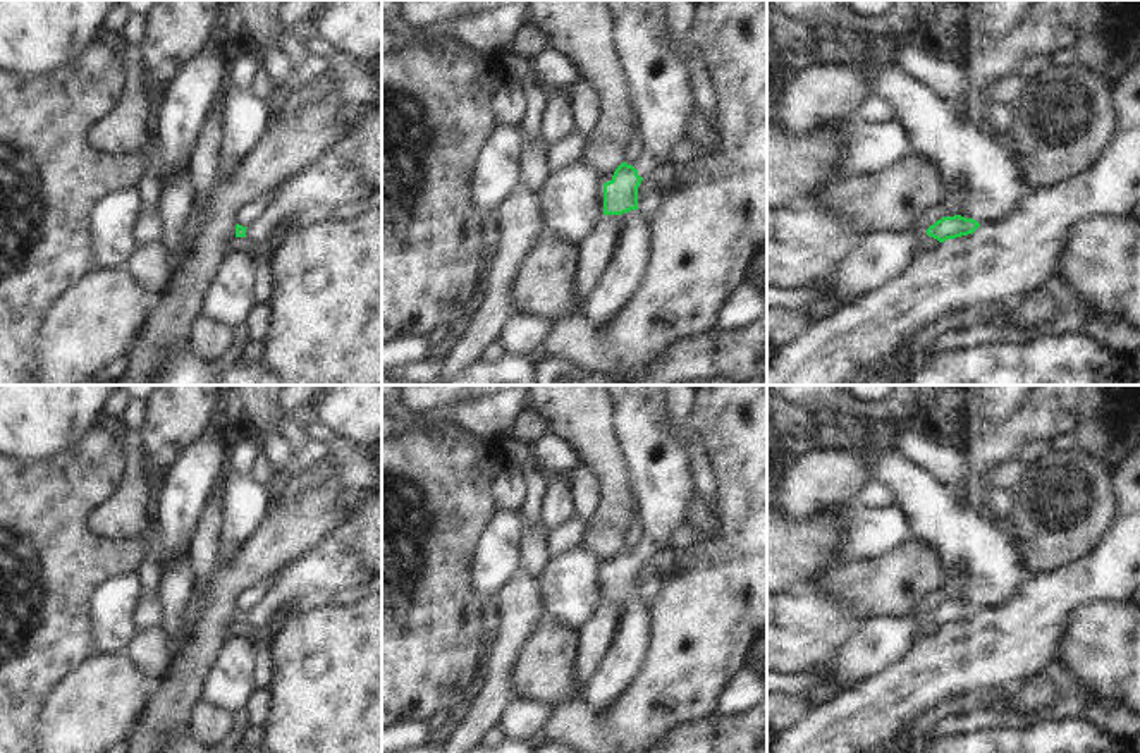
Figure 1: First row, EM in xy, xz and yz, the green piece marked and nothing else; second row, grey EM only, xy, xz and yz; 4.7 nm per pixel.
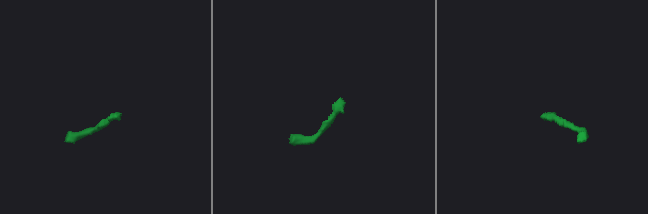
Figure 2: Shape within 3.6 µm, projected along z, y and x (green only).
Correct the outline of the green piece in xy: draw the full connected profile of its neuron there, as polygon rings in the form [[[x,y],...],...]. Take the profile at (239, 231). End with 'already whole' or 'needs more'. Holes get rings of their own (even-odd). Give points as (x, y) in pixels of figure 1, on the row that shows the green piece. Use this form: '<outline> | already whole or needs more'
[[[327,151],[270,194],[261,213],[248,227],[237,223],[236,237],[263,242],[306,208],[334,210],[368,196],[370,186],[344,163],[337,151]]] | needs more

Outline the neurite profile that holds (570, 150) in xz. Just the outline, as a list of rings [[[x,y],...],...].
[[[571,132],[562,141],[550,144],[545,155],[547,167],[550,172],[559,172],[567,165],[583,162],[585,139],[576,132]]]

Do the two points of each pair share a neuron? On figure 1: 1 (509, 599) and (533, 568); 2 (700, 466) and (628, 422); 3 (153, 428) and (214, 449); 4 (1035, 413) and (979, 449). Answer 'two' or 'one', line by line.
1: two
2: two
3: two
4: one

